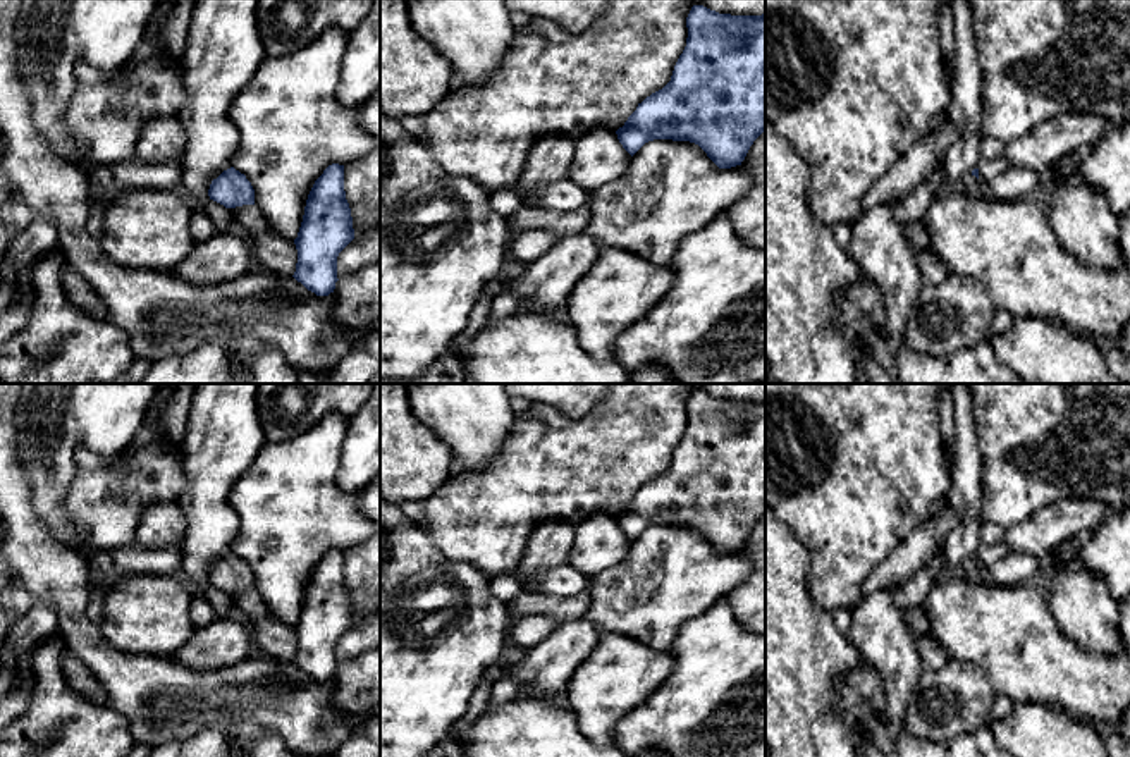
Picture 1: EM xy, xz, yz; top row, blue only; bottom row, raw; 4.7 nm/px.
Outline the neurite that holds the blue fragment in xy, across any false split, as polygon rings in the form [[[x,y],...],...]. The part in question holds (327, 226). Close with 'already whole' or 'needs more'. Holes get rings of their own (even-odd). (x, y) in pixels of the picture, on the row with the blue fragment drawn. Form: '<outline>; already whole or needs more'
[[[332,163],[315,181],[294,239],[294,279],[316,296],[335,289],[337,256],[354,239],[351,208],[344,191],[344,165]]]; already whole

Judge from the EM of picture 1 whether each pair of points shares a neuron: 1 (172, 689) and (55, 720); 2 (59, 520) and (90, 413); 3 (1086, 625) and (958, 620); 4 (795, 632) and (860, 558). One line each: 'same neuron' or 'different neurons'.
1: different neurons
2: same neuron
3: different neurons
4: different neurons

